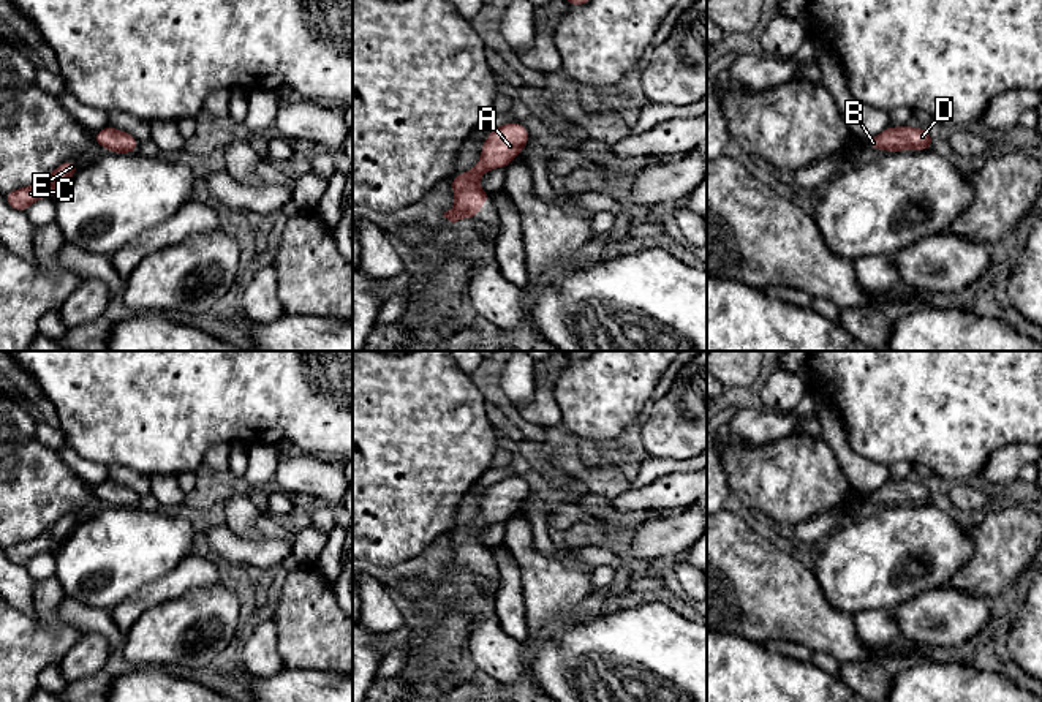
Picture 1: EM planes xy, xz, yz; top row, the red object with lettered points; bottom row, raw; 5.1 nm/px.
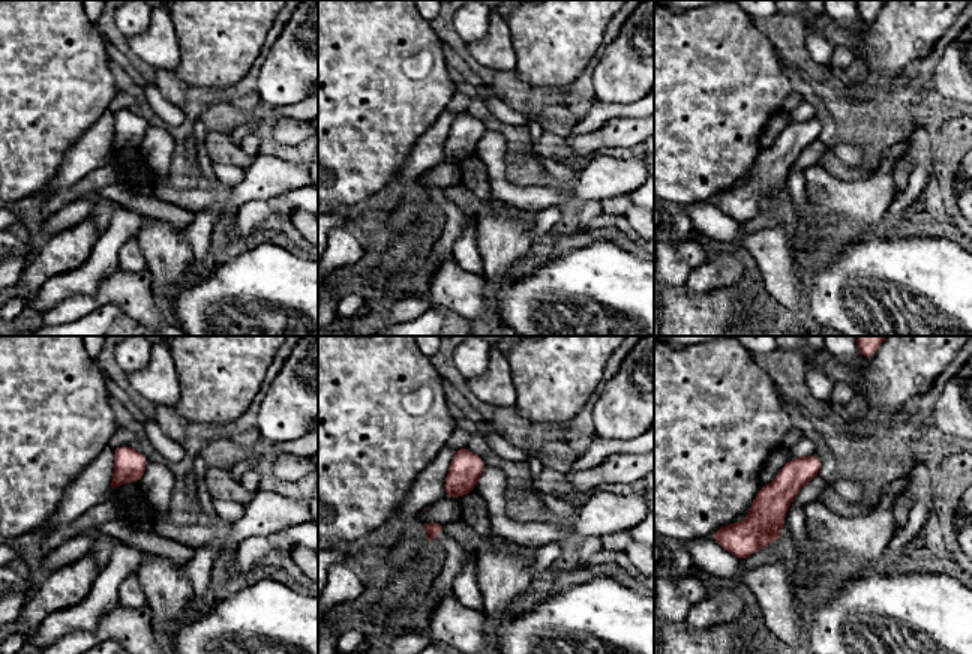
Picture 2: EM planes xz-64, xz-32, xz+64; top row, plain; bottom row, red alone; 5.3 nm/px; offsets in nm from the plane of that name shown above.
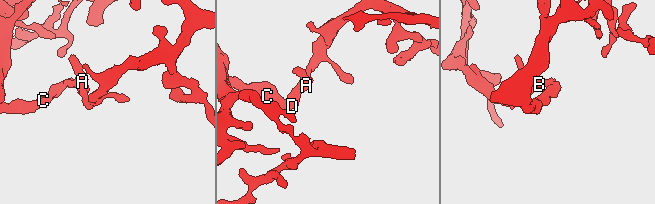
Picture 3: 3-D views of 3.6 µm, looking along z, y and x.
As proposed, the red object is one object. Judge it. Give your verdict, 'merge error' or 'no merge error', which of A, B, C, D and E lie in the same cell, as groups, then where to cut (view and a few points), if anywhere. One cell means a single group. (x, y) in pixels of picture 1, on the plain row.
no merge error; groups A B C D E; cut none

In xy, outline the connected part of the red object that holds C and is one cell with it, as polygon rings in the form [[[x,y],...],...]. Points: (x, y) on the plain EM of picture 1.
[[[63,515],[57,523],[43,531],[40,536],[30,541],[22,541],[5,549],[6,558],[19,566],[27,563],[40,552],[54,552],[65,539],[73,533],[79,517]]]

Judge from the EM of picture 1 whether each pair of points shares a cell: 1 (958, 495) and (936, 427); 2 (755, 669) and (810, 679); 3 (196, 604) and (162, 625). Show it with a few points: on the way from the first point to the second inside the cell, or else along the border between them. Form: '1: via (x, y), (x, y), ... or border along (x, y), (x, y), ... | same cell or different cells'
1: border along (957, 481), (966, 483) | different cells
2: via (769, 679), (796, 679) | same cell
3: via (188, 612), (176, 625), (169, 625) | same cell

